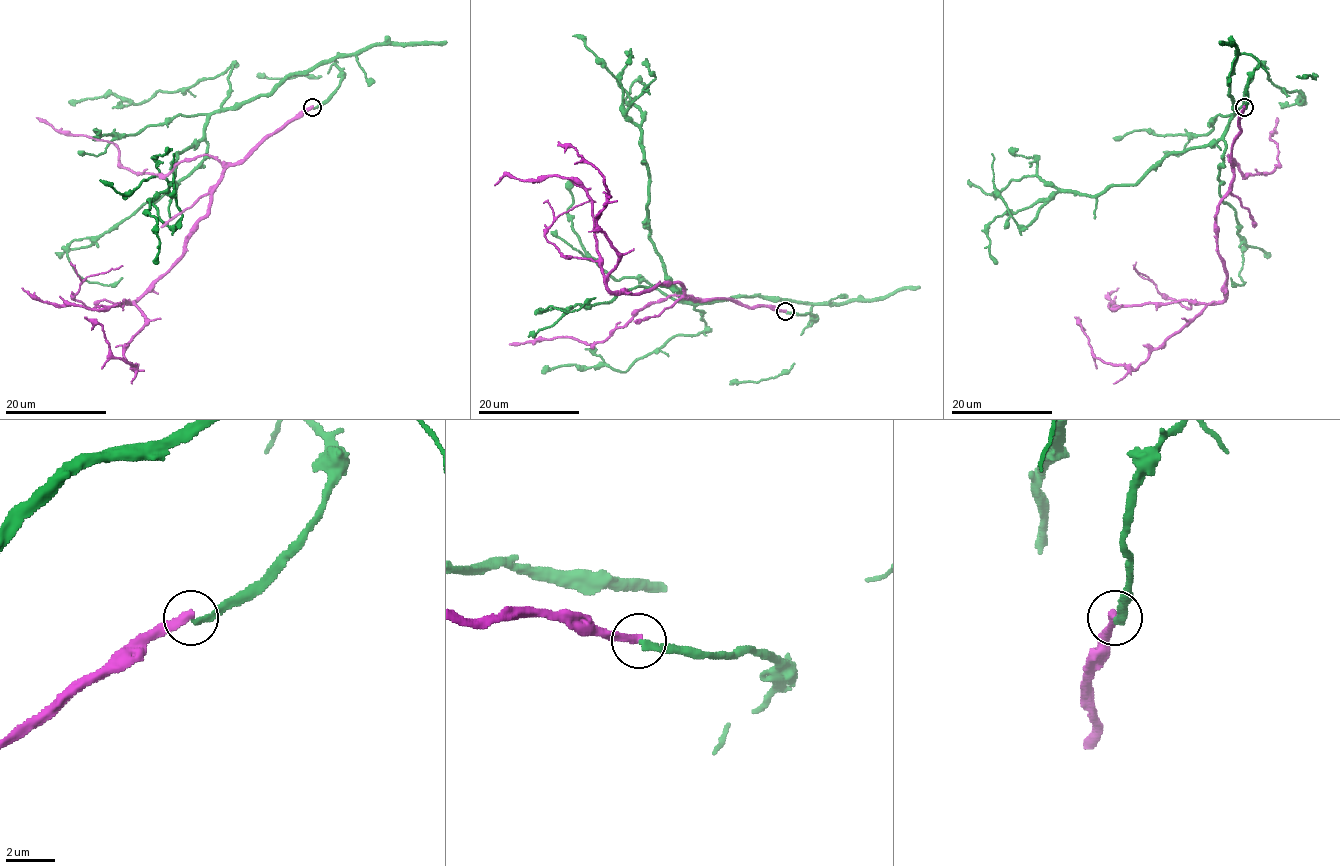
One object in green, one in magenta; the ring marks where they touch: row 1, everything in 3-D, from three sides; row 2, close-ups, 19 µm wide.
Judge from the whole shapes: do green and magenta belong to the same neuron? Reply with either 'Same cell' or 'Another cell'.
Another cell

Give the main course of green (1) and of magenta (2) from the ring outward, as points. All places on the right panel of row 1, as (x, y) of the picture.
1: (1244, 108), (1258, 62), (1239, 53), (1223, 134), (1134, 184), (1058, 191), (1027, 225), (991, 153)
2: (1244, 108), (1232, 147), (1233, 181), (1215, 215), (1227, 296), (1134, 370), (1092, 353), (1075, 317)

